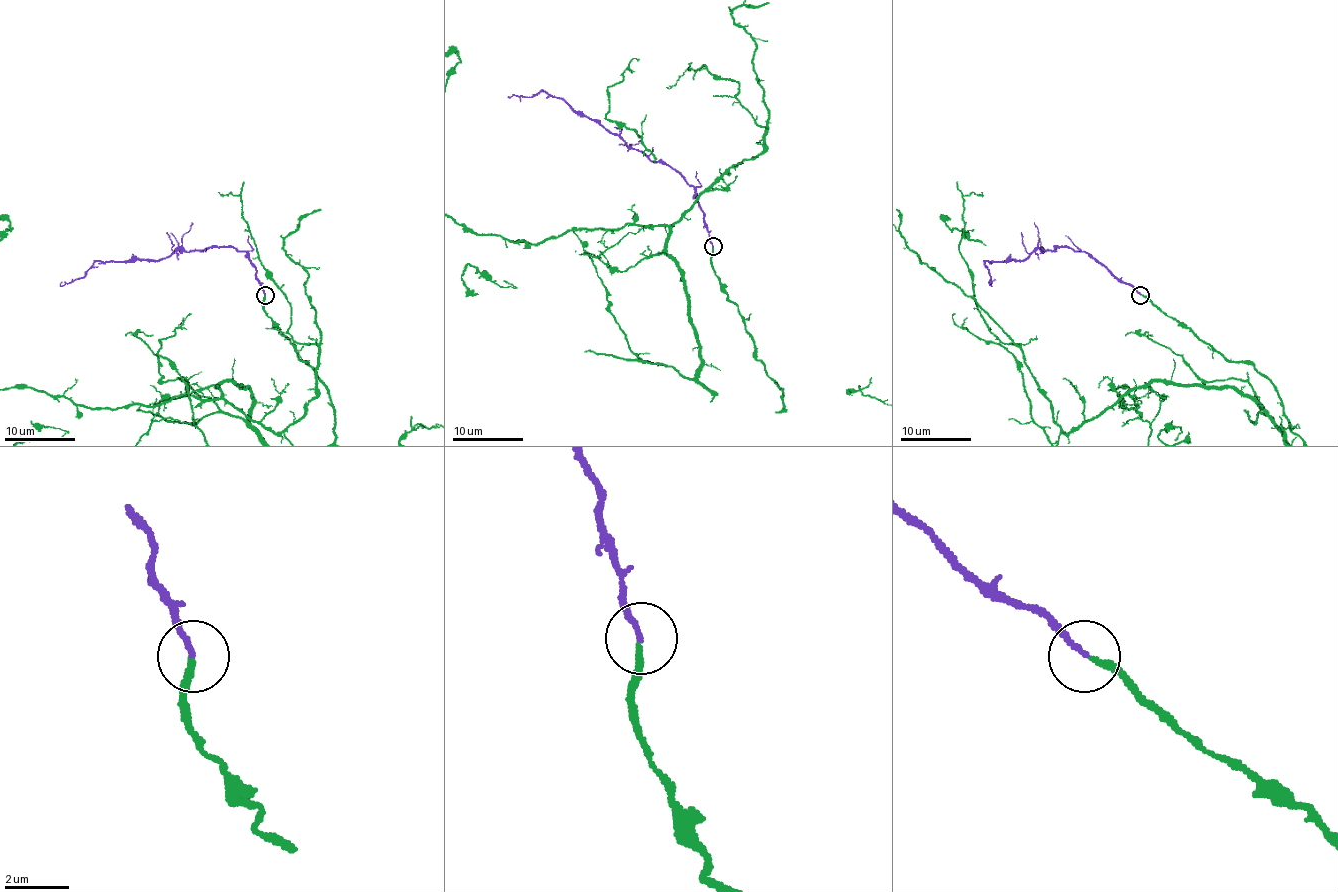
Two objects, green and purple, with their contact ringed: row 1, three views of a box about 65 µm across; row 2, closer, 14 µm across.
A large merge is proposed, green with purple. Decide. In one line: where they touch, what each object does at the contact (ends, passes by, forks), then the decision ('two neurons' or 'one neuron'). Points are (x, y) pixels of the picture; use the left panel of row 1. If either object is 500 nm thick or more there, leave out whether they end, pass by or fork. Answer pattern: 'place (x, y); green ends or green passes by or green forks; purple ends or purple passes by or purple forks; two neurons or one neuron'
place (265, 295); green ends; purple ends; one neuron

